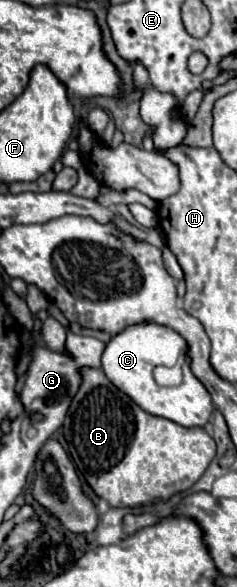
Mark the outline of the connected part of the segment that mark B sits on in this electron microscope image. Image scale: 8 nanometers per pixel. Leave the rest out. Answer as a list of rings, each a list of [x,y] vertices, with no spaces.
[[[81,368],[81,386],[67,410],[63,436],[75,468],[85,476],[95,494],[109,502],[109,506],[143,506],[191,488],[207,470],[217,448],[215,440],[205,432],[205,428],[185,428],[139,408],[127,394],[117,390],[107,380],[101,368]]]

